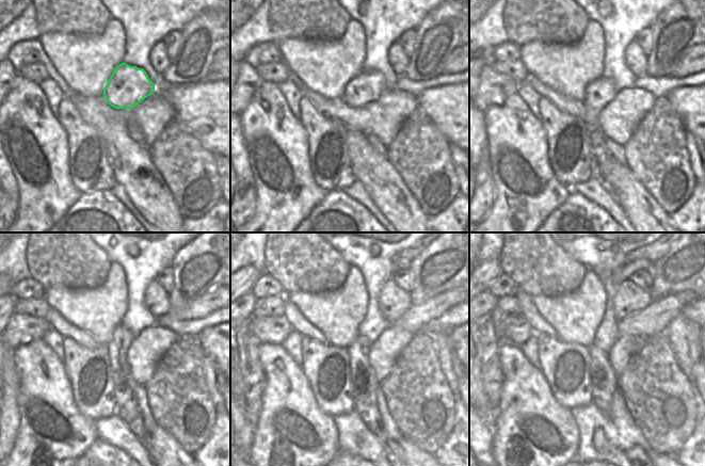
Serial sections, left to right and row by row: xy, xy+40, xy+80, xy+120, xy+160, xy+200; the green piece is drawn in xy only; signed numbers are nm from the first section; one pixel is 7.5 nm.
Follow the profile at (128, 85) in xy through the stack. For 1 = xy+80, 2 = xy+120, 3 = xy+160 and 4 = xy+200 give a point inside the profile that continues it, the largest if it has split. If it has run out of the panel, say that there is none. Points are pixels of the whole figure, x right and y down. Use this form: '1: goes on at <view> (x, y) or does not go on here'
1: goes on at xy+80 (601, 92)
2: goes on at xy+120 (127, 408)
3: goes on at xy+160 (365, 383)
4: goes on at xy+200 (604, 380)

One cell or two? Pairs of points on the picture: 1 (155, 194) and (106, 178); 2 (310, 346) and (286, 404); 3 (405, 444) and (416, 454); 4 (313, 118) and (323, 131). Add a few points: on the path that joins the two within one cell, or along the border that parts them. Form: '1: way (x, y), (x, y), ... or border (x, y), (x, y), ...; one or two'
1: border (109, 157), (109, 163), (116, 182); two
2: border (300, 366), (313, 390); two
3: way (407, 446), (414, 452); one
4: way (314, 122), (320, 128); one

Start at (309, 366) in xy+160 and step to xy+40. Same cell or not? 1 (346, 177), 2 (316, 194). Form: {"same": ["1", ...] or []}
{"same": ["1"]}

